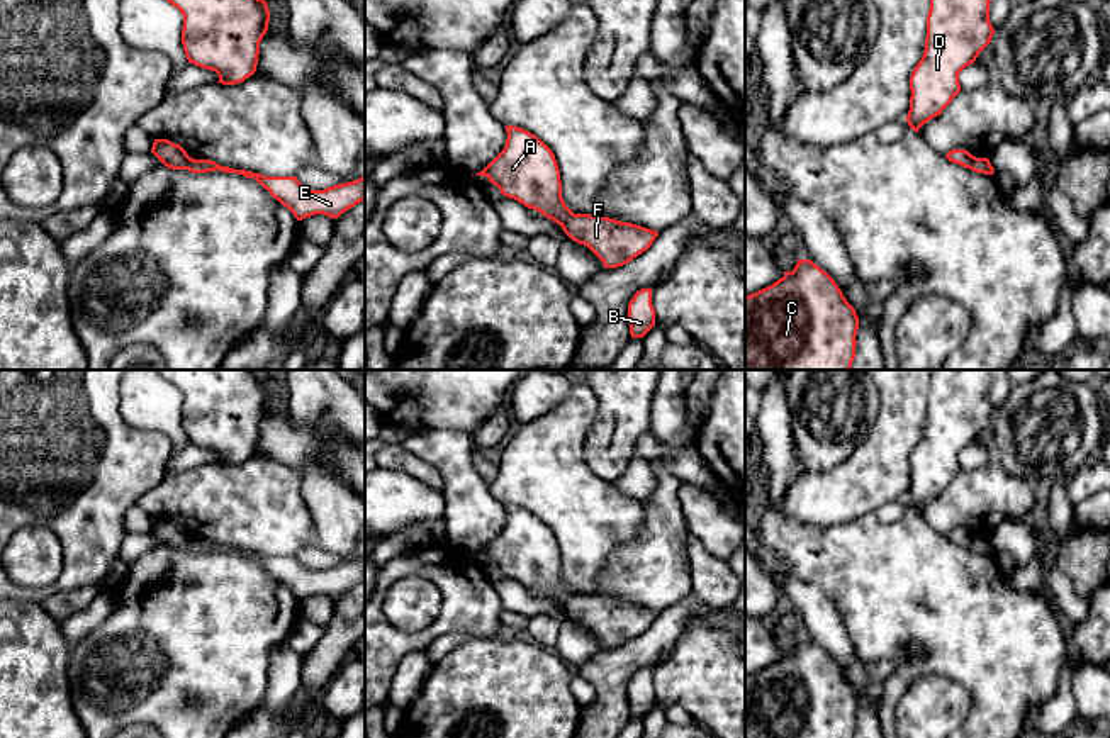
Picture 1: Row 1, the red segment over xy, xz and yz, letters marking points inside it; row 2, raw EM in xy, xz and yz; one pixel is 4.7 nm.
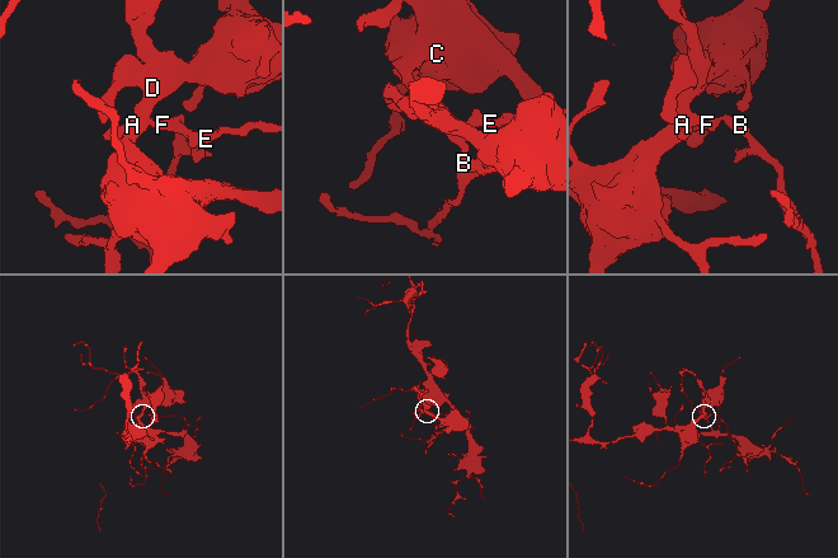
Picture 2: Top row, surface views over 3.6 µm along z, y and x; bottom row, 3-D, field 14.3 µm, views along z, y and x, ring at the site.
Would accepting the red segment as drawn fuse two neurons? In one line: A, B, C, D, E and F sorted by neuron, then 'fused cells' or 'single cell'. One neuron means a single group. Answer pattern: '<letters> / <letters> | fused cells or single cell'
A C D / B E F | fused cells

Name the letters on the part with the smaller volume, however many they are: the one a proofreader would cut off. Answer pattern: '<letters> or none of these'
B, E, F

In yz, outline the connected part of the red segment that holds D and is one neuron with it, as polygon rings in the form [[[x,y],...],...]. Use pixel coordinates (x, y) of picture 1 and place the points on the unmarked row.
[[[932,370],[925,431],[910,456],[906,502],[918,509],[961,472],[959,453],[991,422],[988,370]]]

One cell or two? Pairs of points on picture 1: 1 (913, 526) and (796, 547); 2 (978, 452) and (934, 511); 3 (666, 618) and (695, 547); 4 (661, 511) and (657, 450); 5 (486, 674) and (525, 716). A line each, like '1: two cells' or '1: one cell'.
1: one cell
2: two cells
3: two cells
4: two cells
5: one cell

